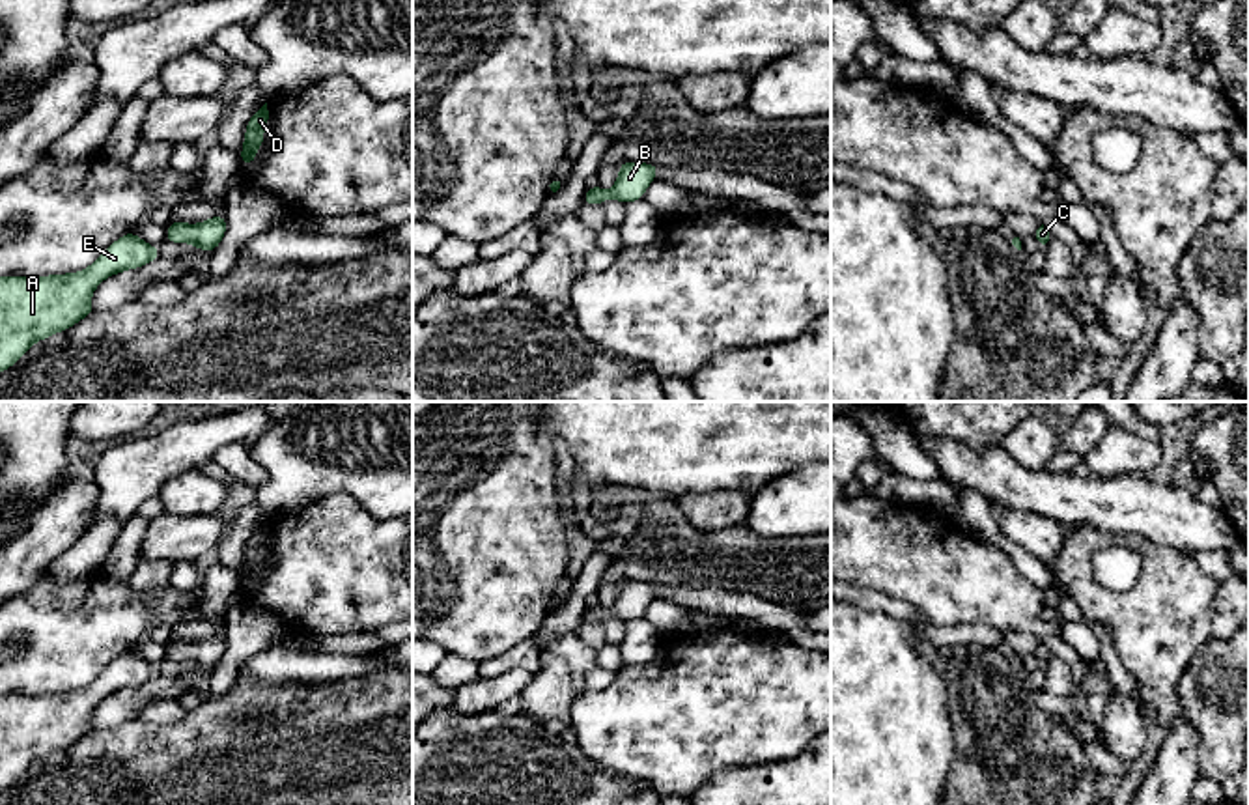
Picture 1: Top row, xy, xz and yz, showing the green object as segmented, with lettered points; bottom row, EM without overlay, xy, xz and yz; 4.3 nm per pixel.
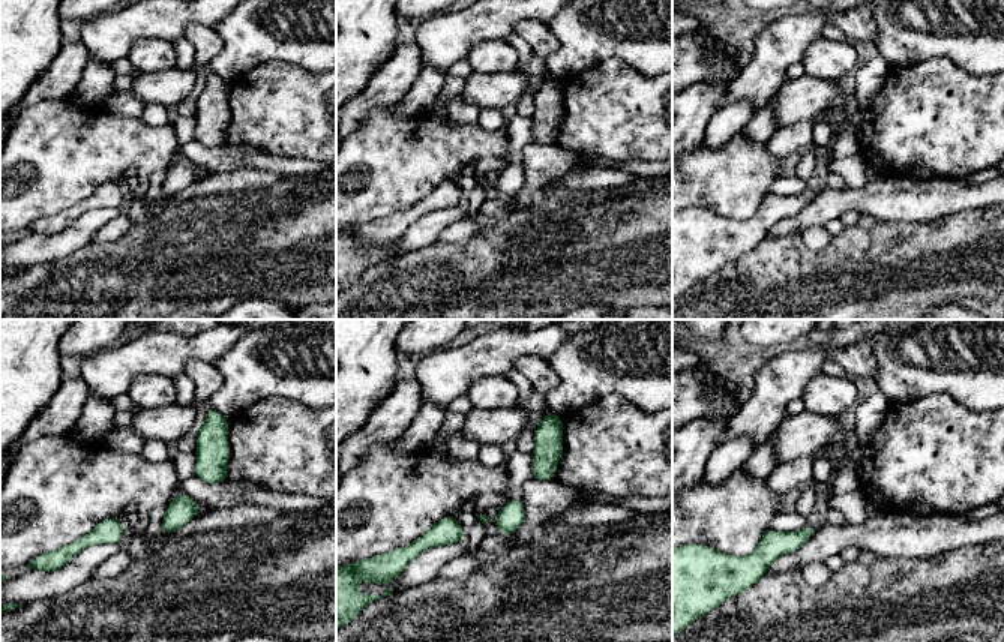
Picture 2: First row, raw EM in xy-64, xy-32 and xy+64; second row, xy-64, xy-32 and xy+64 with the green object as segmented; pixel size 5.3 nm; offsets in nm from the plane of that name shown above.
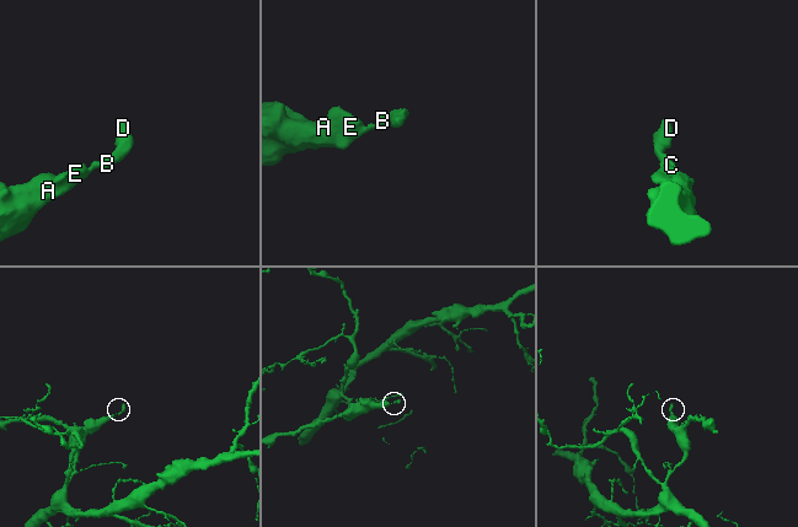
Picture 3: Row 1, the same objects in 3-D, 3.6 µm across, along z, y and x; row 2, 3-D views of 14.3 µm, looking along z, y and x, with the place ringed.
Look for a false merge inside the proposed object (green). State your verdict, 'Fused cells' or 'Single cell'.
Single cell

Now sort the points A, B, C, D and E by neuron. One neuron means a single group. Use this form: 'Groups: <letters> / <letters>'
Groups: A B C D E

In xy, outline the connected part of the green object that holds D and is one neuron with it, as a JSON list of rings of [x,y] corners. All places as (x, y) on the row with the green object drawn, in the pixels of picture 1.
[[[267,103],[254,112],[246,123],[245,144],[241,149],[241,166],[256,161],[256,151],[263,146],[263,129],[269,123]]]

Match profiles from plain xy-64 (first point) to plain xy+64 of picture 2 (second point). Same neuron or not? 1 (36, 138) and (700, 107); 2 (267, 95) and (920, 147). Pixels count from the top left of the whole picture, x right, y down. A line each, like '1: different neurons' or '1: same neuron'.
1: different neurons
2: same neuron

